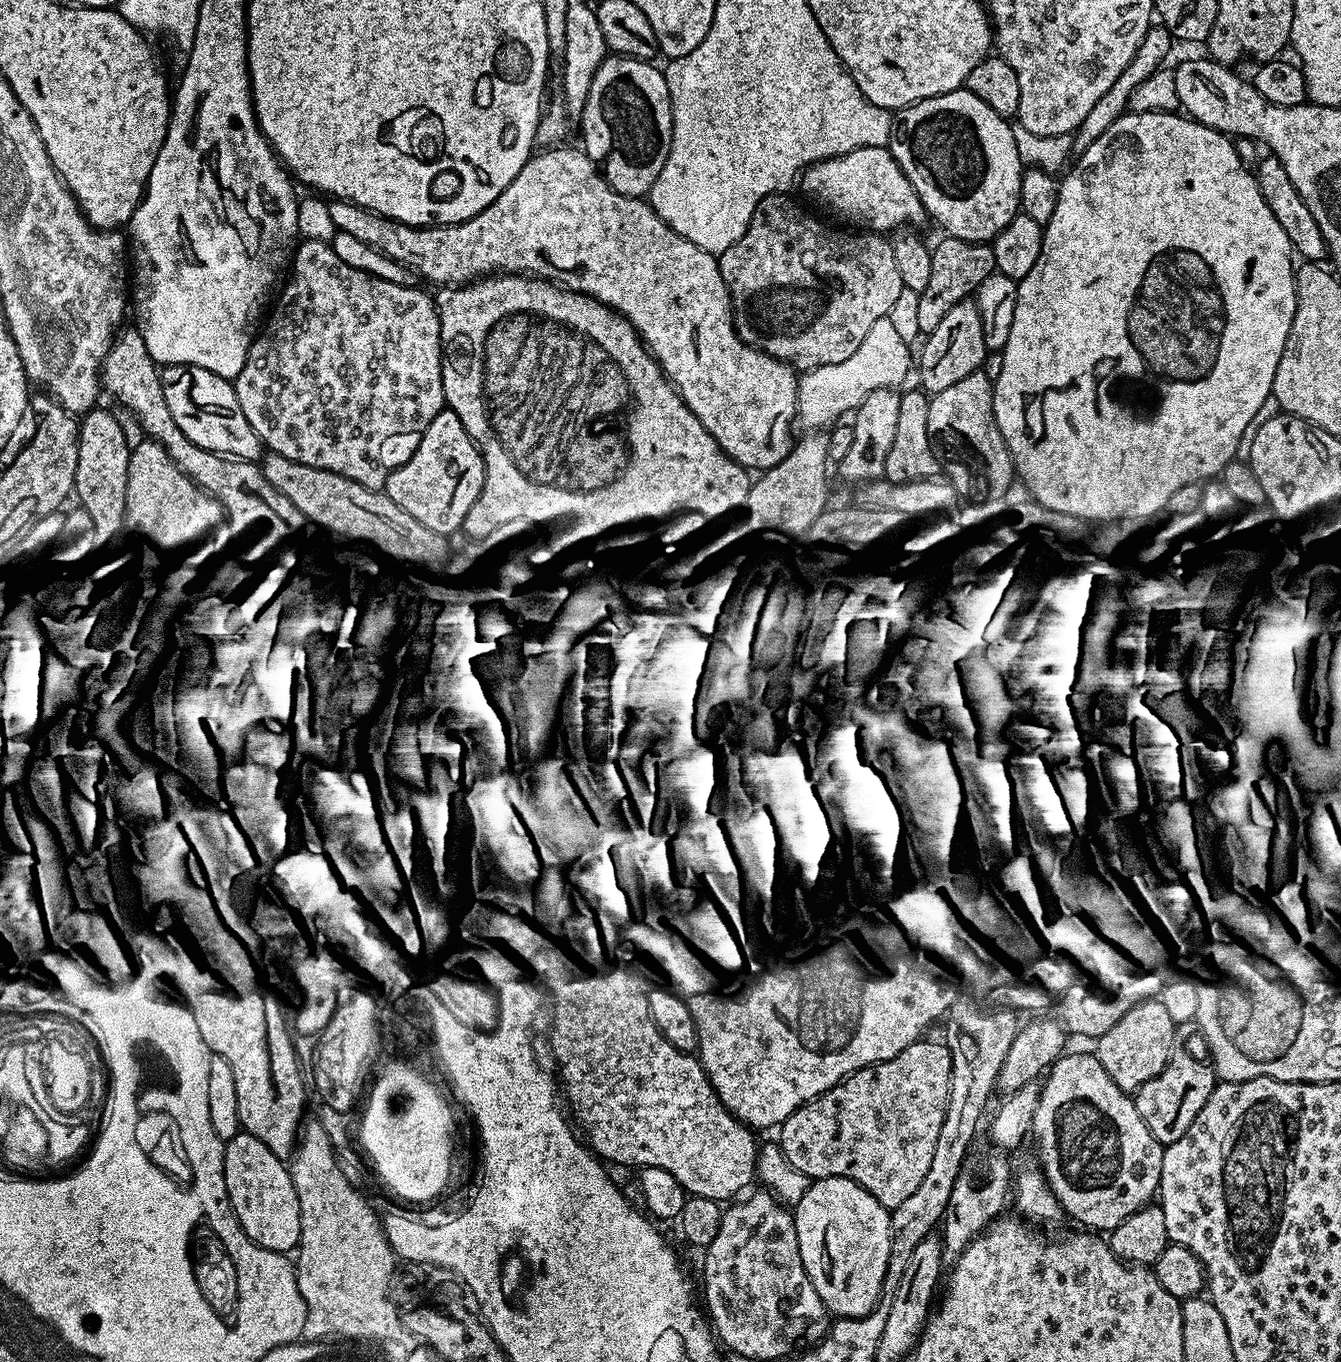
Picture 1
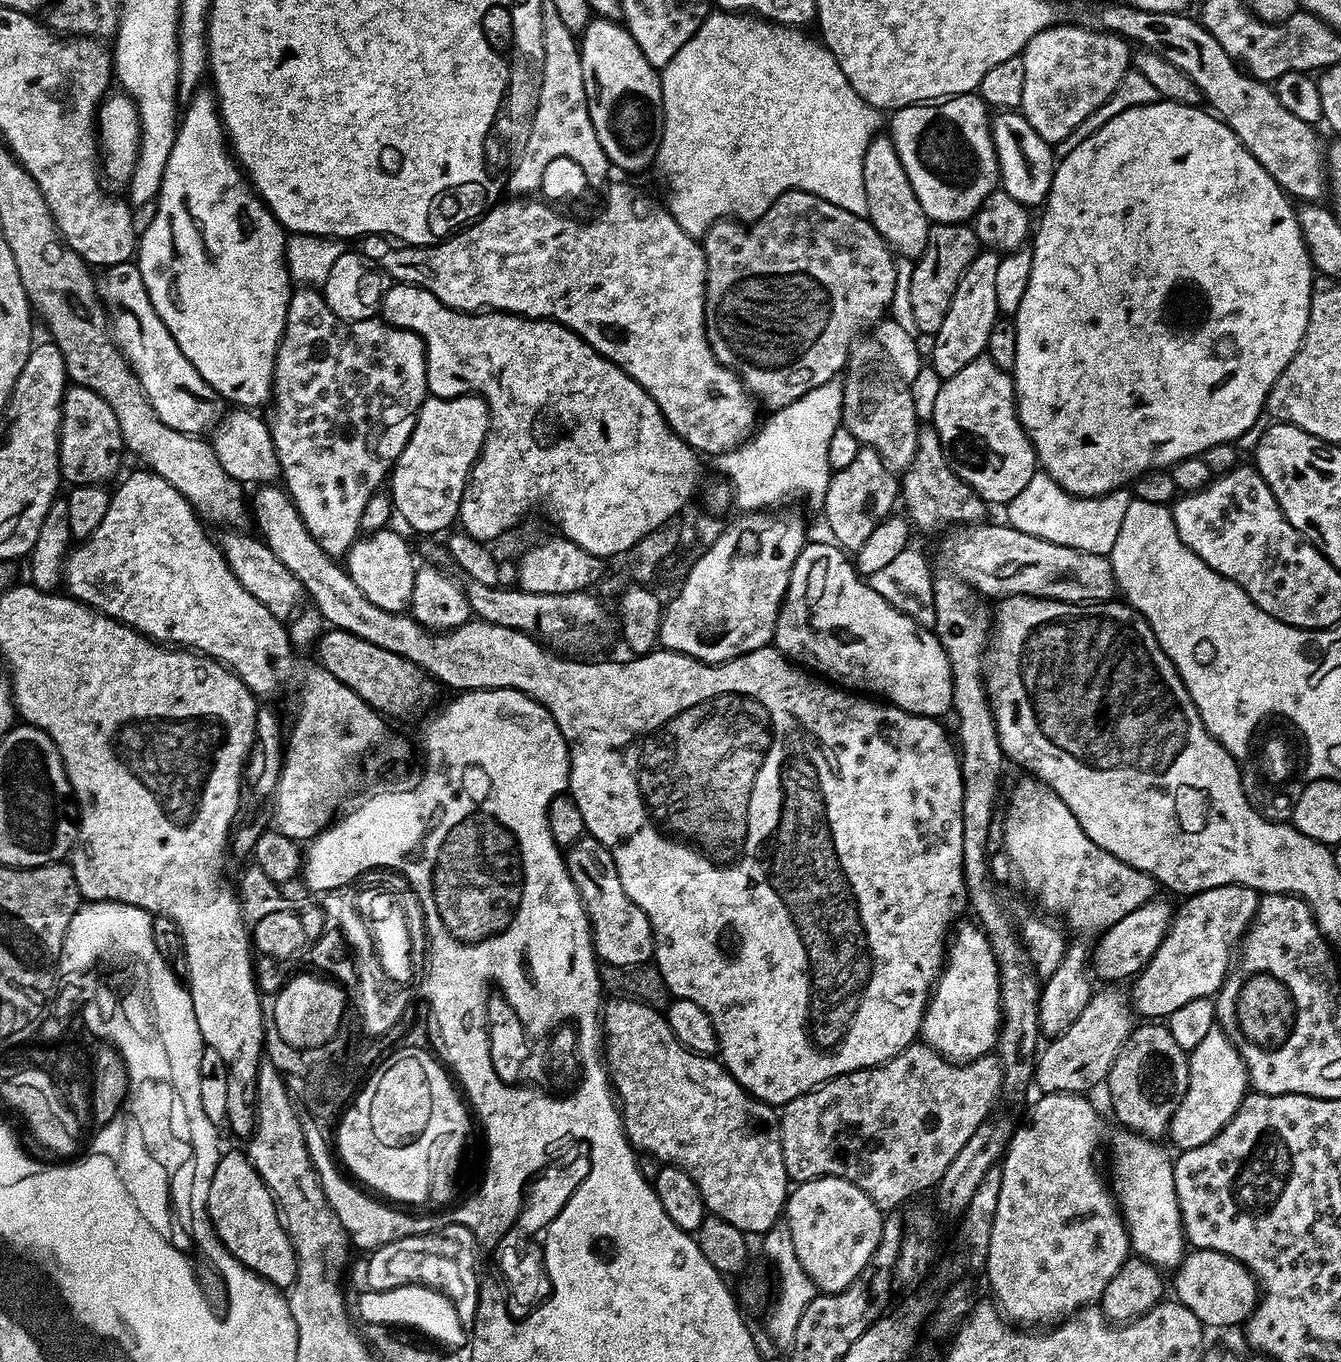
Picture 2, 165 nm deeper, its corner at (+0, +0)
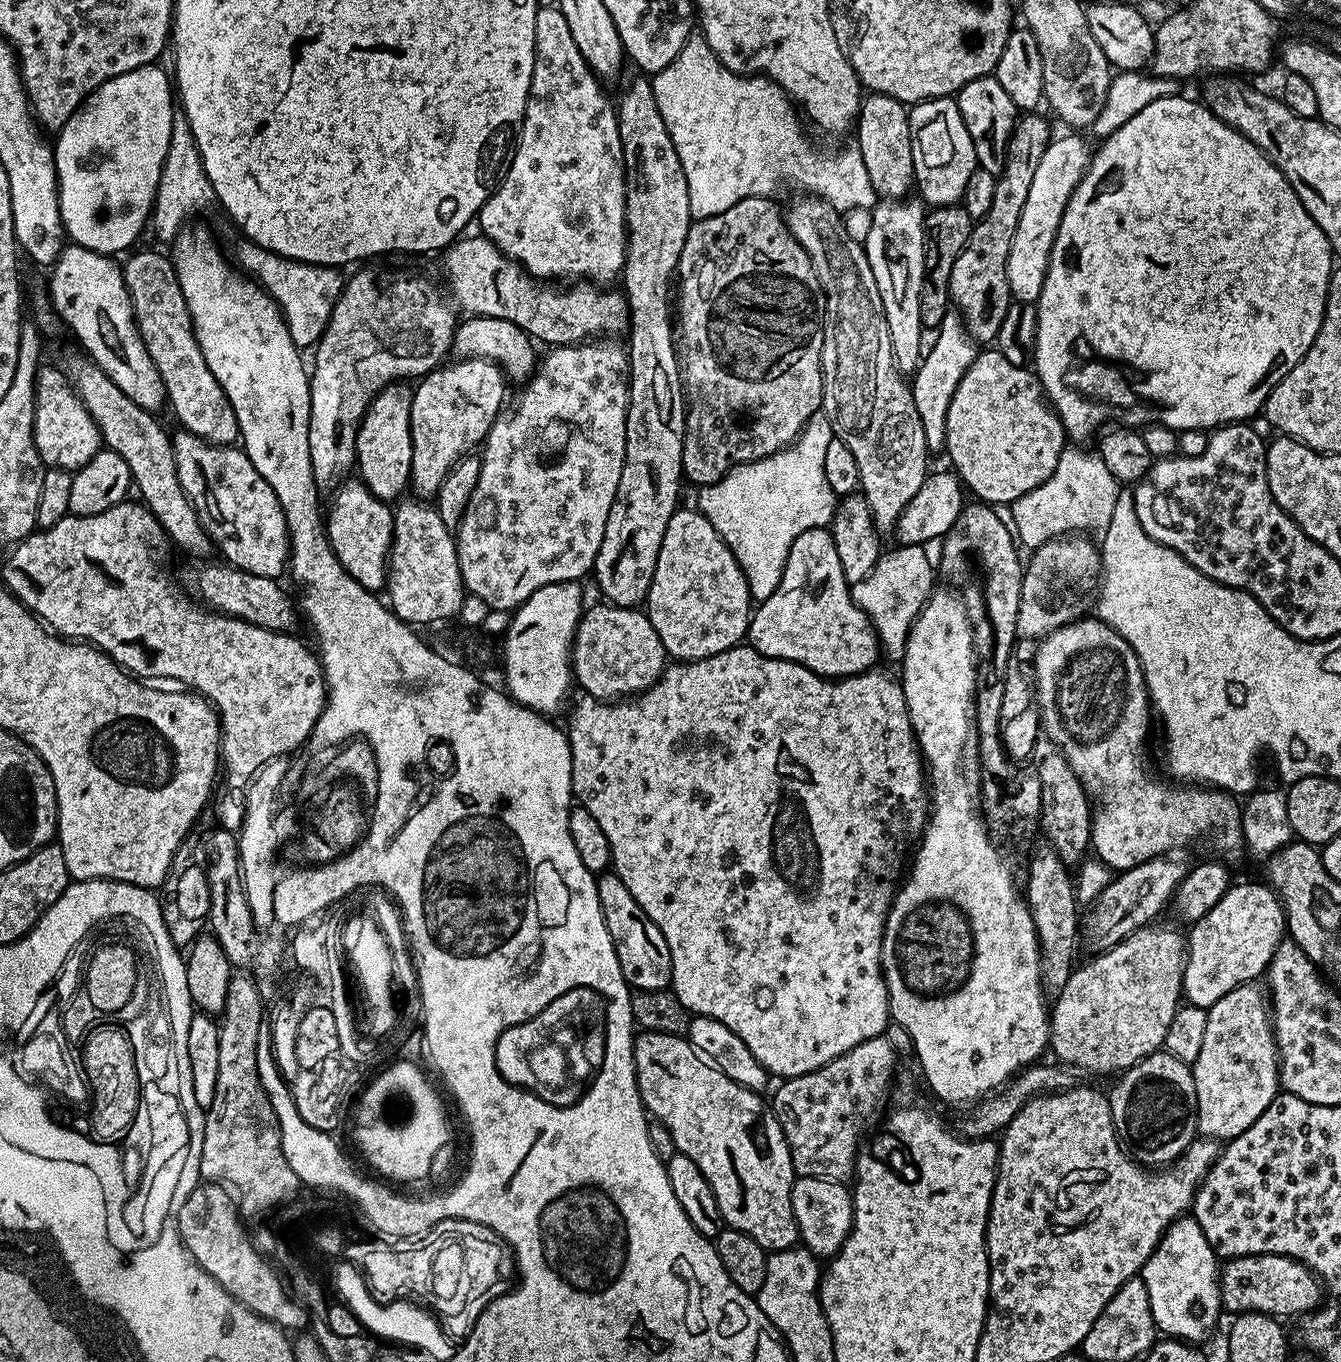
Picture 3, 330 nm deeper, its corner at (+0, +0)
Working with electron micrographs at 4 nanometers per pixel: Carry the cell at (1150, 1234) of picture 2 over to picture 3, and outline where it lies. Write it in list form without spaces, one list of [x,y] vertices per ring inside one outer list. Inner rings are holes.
[[[1185,1214],[1175,1220],[1164,1232],[1164,1237],[1158,1242],[1154,1254],[1144,1267],[1140,1269],[1139,1279],[1146,1286],[1146,1294],[1150,1294],[1150,1314],[1154,1314],[1157,1329],[1165,1337],[1185,1342],[1200,1342],[1216,1328],[1216,1323],[1222,1317],[1220,1303],[1220,1269],[1216,1251],[1206,1242],[1206,1234],[1202,1234],[1202,1226],[1191,1215]]]

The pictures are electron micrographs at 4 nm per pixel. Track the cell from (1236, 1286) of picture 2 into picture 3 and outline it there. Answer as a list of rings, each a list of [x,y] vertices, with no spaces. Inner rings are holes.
[[[1234,1256],[1220,1269],[1220,1303],[1225,1313],[1261,1312],[1277,1318],[1303,1318],[1320,1307],[1322,1285],[1315,1272],[1289,1256]]]

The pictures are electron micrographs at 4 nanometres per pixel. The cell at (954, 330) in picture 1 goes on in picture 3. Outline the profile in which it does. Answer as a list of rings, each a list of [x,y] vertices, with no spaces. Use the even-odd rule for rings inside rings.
[[[1036,114],[1021,115],[1012,127],[1004,170],[996,176],[994,200],[990,202],[990,210],[986,210],[981,220],[973,223],[970,238],[962,254],[958,254],[954,270],[950,274],[948,294],[951,303],[955,311],[960,313],[966,330],[977,342],[992,342],[997,339],[999,327],[1013,301],[1010,282],[1006,278],[1006,258],[1010,254],[1010,242],[1014,242],[1014,230],[1018,228],[1022,206],[1026,206],[1030,182],[1034,182],[1034,170],[1038,170],[1038,162],[1054,136],[1042,117],[1032,115]]]

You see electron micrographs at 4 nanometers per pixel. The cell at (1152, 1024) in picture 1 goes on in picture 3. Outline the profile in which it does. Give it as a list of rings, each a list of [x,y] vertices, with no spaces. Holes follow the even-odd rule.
[[[1161,1050],[1142,1058],[1133,1068],[1125,1068],[1117,1080],[1110,1091],[1110,1103],[1123,1147],[1145,1166],[1167,1166],[1177,1160],[1198,1136],[1191,1067]]]

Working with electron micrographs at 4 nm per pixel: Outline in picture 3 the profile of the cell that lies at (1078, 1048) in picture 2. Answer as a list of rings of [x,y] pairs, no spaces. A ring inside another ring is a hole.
[[[1160,923],[1139,928],[1118,942],[1118,946],[1093,955],[1089,964],[1073,967],[1069,981],[1055,996],[1050,1008],[1050,1052],[1057,1056],[1053,1057],[1061,1065],[1081,1073],[1120,1074],[1125,1068],[1133,1068],[1142,1058],[1163,1049],[1166,1030],[1170,1030],[1170,1022],[1182,1004],[1186,936],[1183,931],[1180,933],[1170,925]]]

